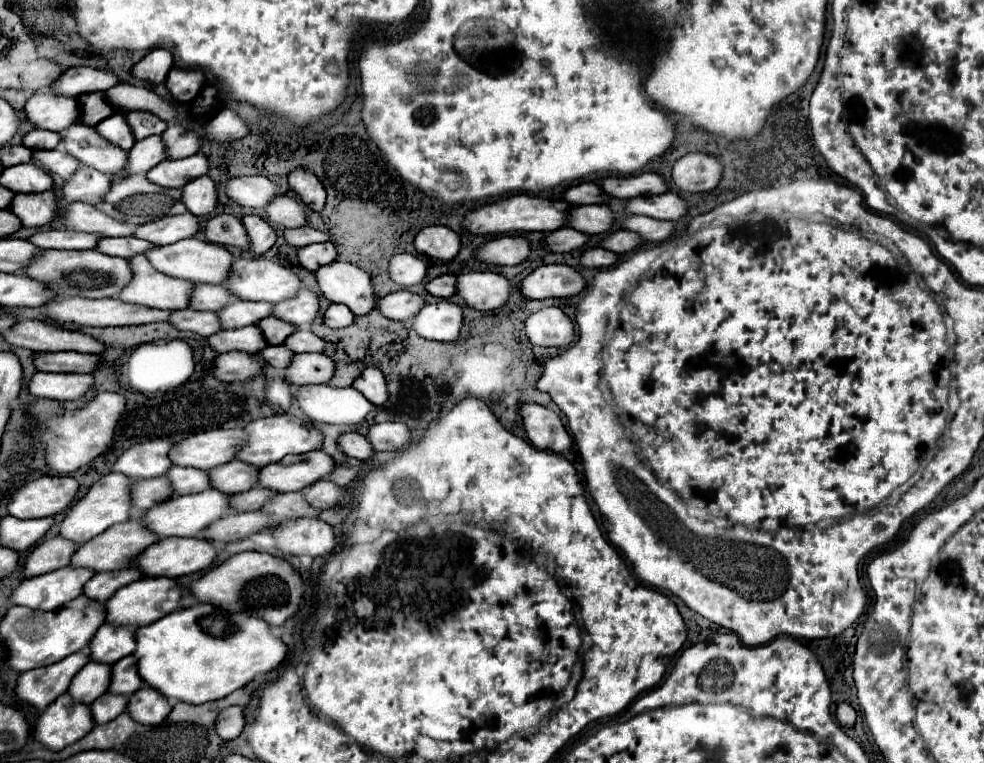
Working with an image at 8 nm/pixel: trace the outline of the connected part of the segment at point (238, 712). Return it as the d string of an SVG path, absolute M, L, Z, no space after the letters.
M239 706L225 708L215 722L215 730L223 740L237 738L241 734L243 726L245 726L245 718L243 718L243 708L239 708Z

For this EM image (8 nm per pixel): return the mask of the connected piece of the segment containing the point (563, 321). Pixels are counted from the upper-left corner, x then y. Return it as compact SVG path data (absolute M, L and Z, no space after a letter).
M541 308L525 320L525 334L537 346L565 348L573 342L575 328L561 308Z

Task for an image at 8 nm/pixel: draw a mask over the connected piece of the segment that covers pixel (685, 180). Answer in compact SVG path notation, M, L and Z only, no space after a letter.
M685 154L671 170L673 184L683 192L707 192L721 180L721 164L707 154Z

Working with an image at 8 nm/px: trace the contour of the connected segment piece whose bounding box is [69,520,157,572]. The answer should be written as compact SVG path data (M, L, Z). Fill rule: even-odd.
M127 520L127 522L121 522L121 524L107 528L103 534L95 536L93 540L77 546L77 554L73 554L73 560L69 562L69 566L89 568L93 572L123 570L123 568L129 568L129 562L135 554L139 554L141 550L145 550L153 542L157 542L157 536L153 532L149 532L147 528L143 528L139 520Z

